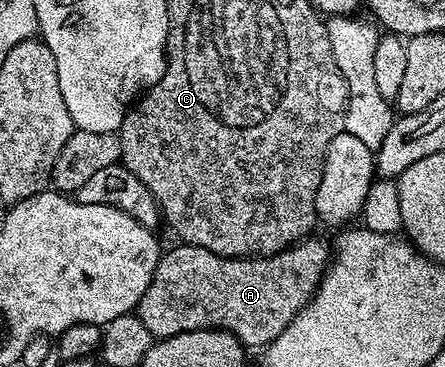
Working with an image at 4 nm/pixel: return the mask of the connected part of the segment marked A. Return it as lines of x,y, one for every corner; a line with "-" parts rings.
303,238
290,245
284,252
277,252
271,256
221,256
220,254
212,254
212,250
204,250
195,244
185,242
175,243
175,248
170,248
161,253
158,257
158,265
152,274
152,282
148,286
148,290
144,290
144,298
140,298
136,314
140,318
140,322
144,322
144,326
148,326
148,330
155,338
165,338
167,336
175,336
176,334
184,334
192,330
200,330
201,328
221,328
223,332
230,332
239,340
239,342
247,349
257,350
265,349
267,344
271,344
286,327
292,322
292,318
296,318
299,310
313,298
314,292
318,288
322,276
325,274
327,267
332,259
332,248
329,243
325,244
322,240
314,240
315,238

